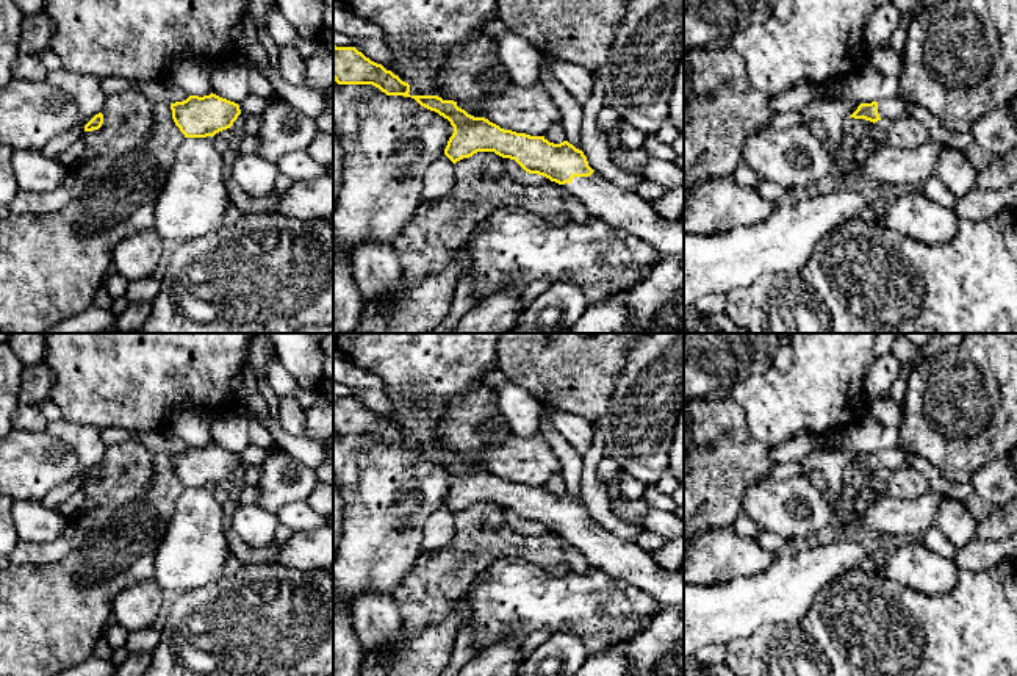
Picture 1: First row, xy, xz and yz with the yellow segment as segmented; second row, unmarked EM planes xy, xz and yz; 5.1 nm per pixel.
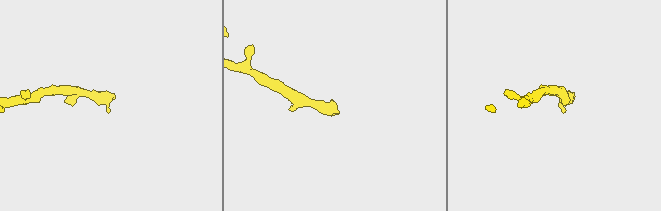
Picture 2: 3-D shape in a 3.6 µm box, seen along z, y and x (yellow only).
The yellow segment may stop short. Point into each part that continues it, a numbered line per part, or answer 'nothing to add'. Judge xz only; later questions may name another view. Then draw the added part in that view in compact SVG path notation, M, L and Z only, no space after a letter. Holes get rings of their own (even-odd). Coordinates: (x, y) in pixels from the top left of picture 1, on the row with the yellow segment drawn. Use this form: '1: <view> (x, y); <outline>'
1: xz (623, 208); M598 172L574 177L563 186L593 218L651 244L662 258L684 254L684 225L677 219L659 218L651 203L634 191L610 183Z

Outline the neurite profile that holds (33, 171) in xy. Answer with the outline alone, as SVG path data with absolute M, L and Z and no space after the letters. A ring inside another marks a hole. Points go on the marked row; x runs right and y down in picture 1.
M14 150L13 169L19 189L45 194L56 189L67 175L67 167L41 150Z

